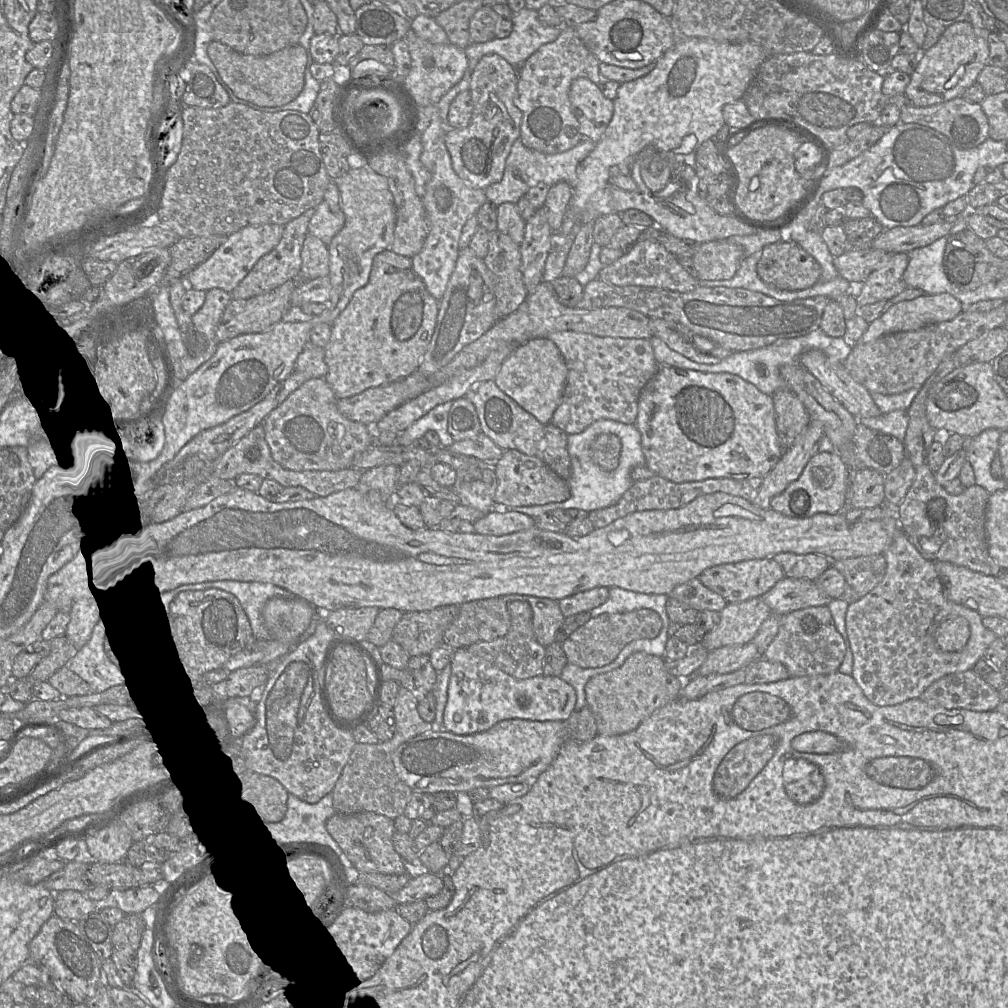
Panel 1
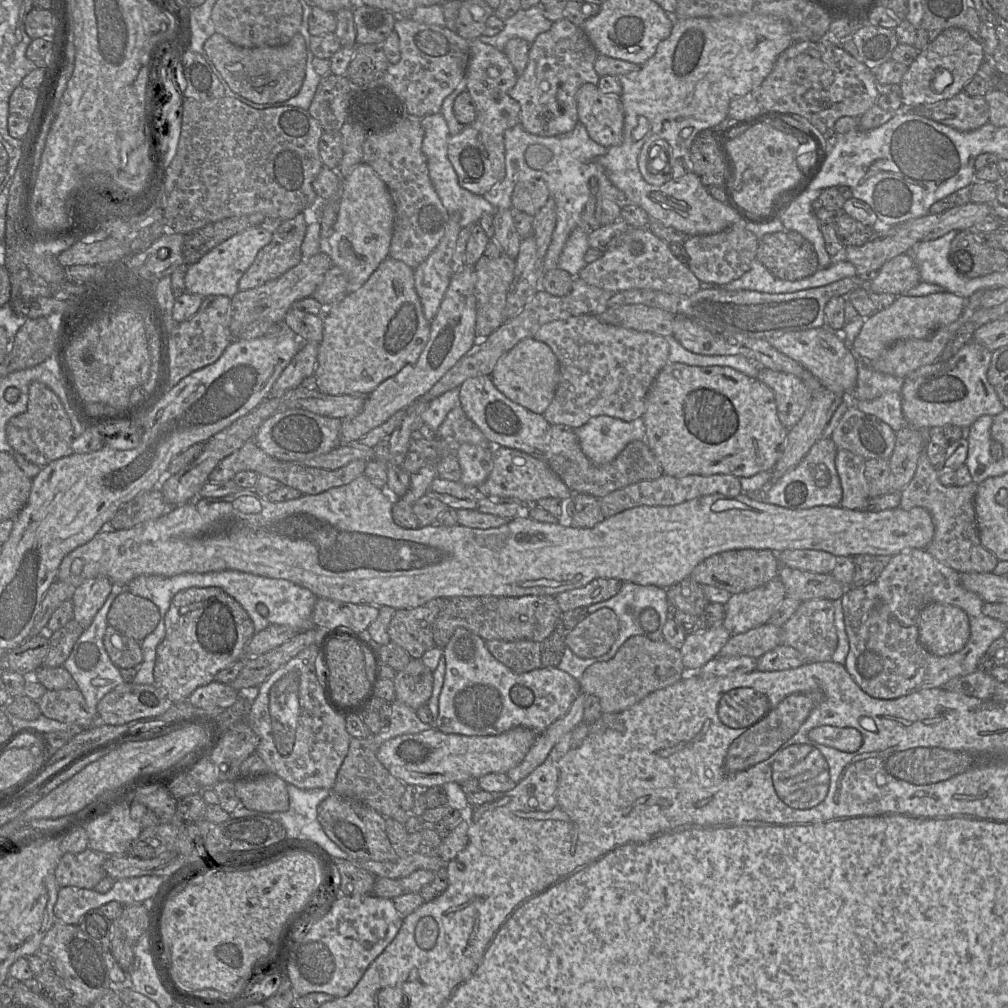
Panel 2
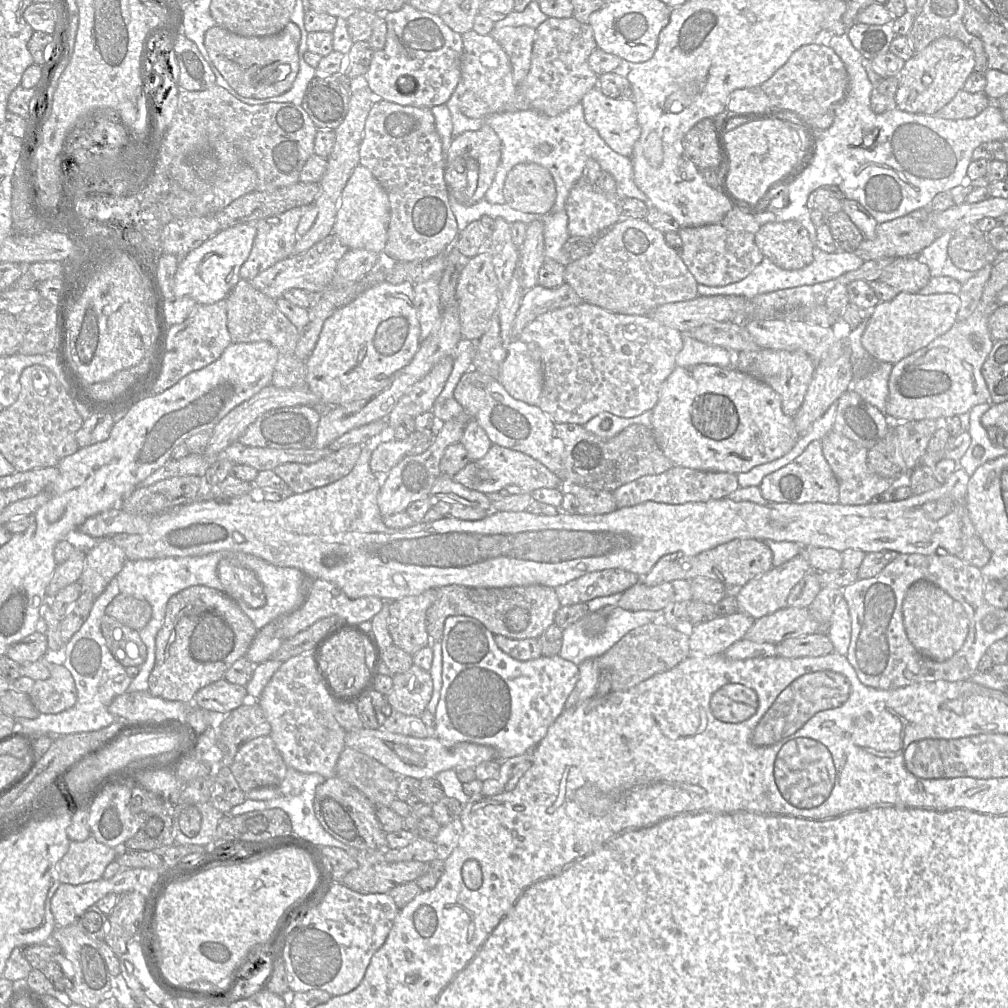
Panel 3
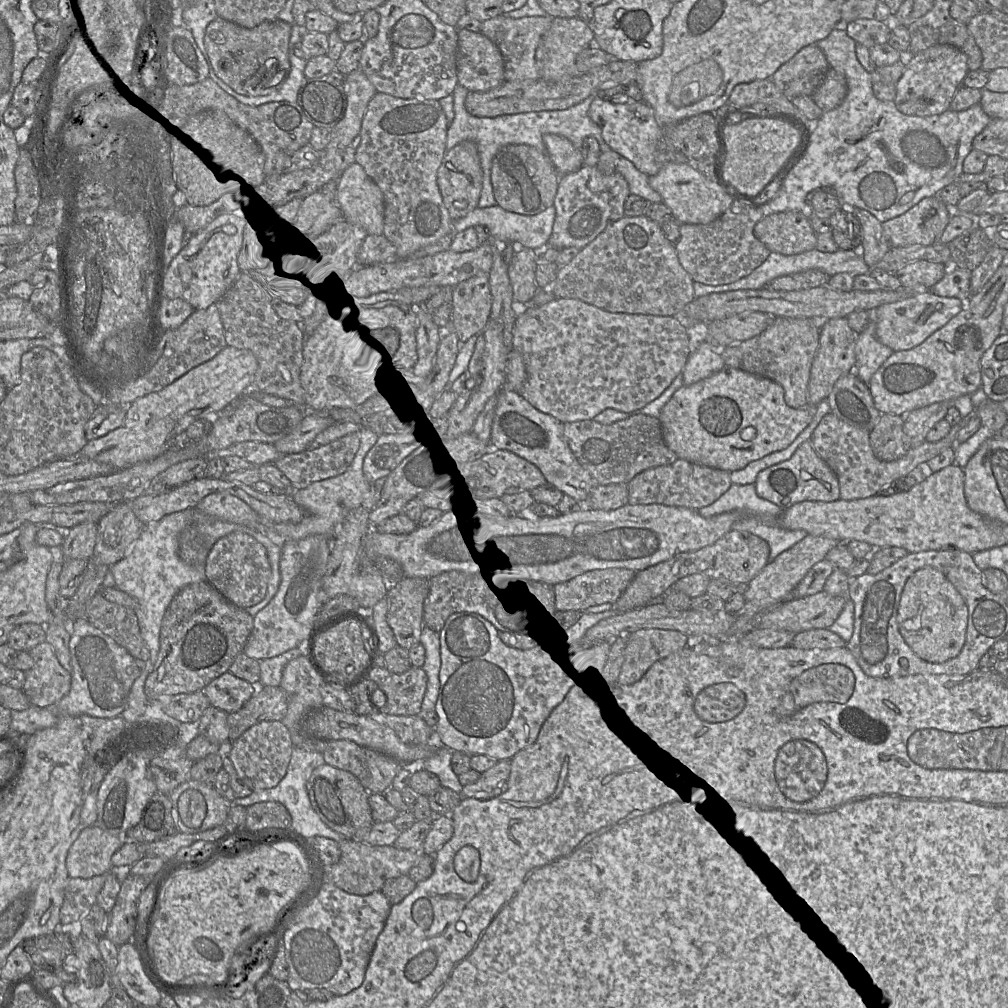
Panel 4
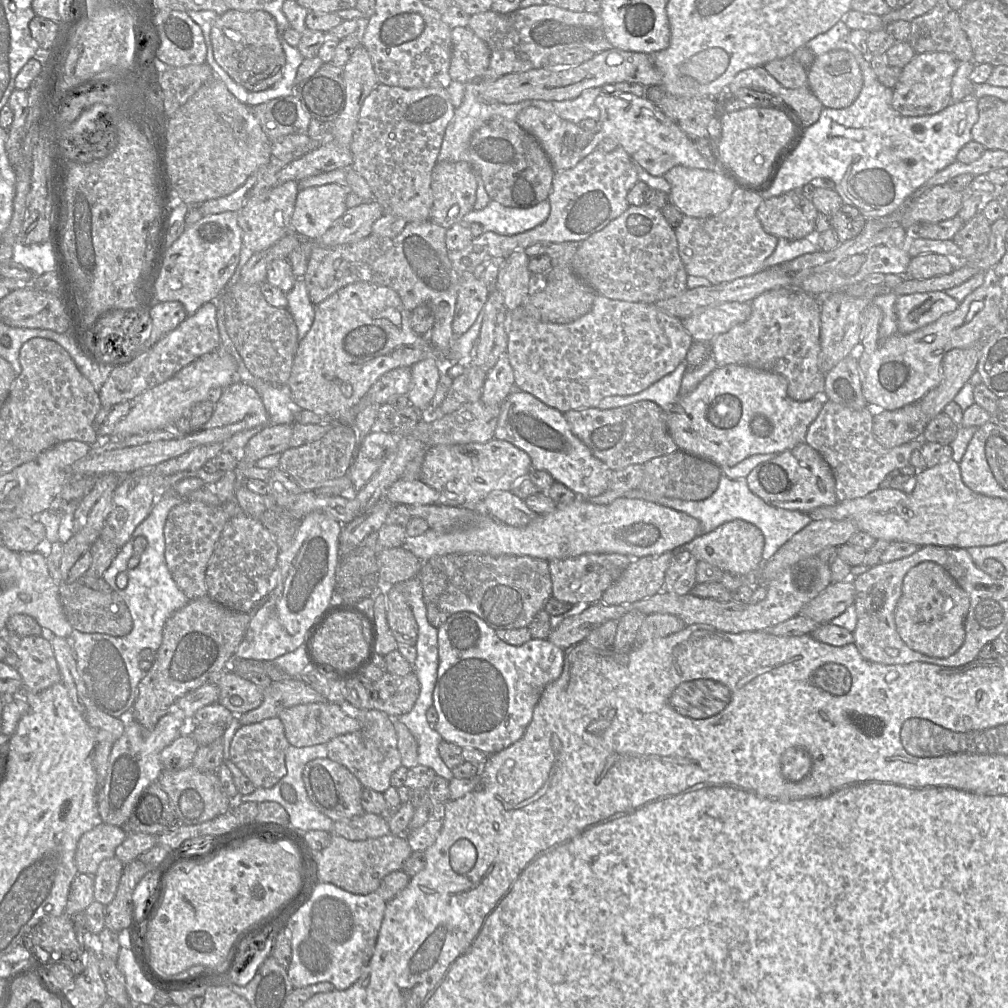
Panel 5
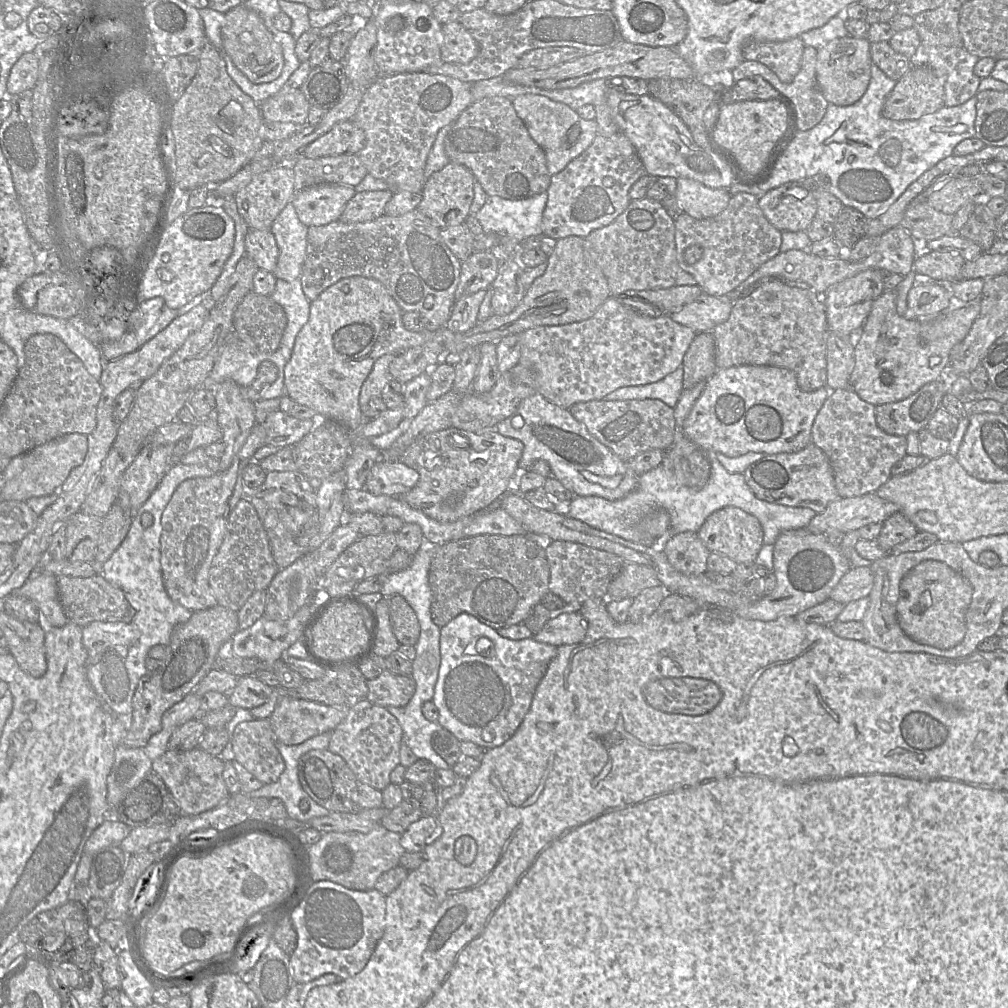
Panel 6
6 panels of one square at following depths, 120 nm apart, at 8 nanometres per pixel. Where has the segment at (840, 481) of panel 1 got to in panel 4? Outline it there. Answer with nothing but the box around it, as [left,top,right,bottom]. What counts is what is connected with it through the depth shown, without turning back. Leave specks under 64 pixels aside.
[754,441,840,509]

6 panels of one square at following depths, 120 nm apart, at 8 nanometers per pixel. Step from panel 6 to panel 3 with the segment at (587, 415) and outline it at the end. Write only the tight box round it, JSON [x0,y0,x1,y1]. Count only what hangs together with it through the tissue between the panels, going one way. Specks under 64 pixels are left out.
[555,423,674,492]

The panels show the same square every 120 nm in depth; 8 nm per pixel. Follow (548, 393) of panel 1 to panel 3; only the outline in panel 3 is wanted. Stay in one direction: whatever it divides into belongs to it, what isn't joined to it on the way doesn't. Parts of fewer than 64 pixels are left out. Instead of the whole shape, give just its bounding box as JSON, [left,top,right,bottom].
[498,339,544,406]

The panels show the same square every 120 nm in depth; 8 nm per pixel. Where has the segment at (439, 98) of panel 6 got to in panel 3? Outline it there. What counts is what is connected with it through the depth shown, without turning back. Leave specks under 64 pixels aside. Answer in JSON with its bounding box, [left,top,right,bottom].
[359,99,460,262]

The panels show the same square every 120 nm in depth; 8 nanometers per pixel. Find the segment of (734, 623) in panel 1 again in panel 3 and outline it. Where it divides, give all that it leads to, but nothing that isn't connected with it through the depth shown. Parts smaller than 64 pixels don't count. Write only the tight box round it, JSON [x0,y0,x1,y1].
[736,548,811,620]

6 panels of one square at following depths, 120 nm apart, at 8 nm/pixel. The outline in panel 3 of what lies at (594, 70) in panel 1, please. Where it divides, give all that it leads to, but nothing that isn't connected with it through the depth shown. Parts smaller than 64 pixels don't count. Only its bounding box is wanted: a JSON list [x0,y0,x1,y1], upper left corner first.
[518,17,598,116]

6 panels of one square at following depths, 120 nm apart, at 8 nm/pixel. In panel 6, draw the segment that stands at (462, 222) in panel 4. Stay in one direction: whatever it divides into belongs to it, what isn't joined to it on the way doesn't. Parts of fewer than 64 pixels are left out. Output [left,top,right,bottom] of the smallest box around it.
[474,192,547,263]

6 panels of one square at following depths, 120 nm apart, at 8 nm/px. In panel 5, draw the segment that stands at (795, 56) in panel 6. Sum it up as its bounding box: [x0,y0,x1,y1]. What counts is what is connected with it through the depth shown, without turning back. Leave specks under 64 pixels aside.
[764,55,809,88]

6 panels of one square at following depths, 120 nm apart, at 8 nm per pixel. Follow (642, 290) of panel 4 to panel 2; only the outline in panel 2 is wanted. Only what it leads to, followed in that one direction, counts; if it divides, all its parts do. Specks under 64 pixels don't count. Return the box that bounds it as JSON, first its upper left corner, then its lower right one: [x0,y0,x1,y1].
[578,227,700,296]

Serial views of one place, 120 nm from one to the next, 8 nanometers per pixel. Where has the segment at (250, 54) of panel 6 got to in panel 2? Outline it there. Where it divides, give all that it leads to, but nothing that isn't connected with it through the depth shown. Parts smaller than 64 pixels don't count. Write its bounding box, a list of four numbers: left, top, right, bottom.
[204,32,307,103]

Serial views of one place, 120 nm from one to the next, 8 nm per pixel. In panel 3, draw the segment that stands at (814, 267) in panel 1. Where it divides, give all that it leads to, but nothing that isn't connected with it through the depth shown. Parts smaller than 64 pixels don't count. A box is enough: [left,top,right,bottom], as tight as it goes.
[755,221,815,270]

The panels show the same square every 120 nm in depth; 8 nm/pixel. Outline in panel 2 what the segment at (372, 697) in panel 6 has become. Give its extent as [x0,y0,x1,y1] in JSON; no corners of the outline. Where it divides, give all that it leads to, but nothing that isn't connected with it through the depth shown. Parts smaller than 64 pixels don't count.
[394,659,433,710]

